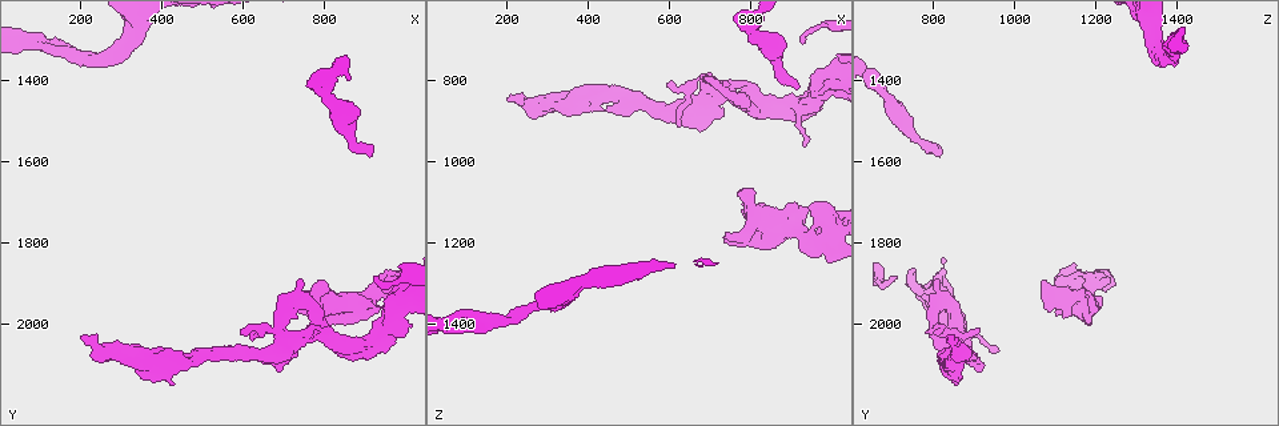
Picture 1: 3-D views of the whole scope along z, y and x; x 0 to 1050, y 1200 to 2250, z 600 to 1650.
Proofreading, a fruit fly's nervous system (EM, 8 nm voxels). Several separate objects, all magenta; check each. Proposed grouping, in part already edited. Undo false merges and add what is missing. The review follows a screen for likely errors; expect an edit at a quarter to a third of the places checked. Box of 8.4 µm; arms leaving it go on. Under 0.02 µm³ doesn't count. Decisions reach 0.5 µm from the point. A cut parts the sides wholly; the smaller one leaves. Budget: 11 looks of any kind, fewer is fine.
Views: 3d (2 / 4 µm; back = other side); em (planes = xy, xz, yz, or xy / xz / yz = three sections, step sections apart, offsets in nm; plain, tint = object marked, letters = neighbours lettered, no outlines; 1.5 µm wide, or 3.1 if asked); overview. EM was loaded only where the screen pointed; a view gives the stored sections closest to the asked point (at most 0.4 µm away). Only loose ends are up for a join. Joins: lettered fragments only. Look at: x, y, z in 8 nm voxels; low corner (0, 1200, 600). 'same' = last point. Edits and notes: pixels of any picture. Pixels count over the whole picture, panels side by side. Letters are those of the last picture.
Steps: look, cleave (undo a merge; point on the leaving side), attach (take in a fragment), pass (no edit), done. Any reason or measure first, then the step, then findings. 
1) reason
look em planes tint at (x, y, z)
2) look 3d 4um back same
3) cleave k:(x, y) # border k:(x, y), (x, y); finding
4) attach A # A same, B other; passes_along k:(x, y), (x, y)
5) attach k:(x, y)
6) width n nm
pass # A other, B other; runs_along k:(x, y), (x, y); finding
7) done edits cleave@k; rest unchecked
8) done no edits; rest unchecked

branch stops here
look em xy step 4 plain at (405, 2135, 855)

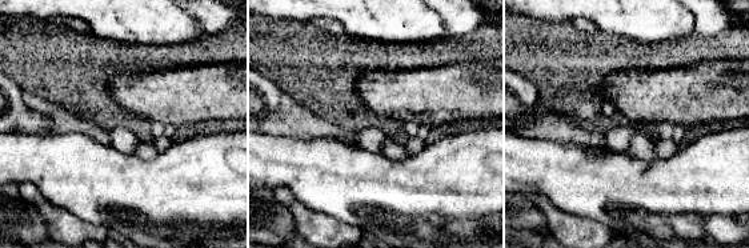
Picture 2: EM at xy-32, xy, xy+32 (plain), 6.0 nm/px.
look em xy step 4 tint same

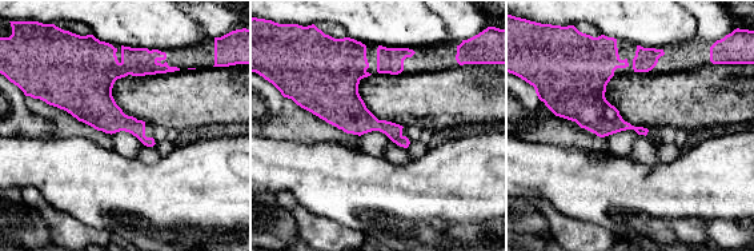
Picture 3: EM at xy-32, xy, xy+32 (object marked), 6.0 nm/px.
see the neighbours
look em xy step 4 letters same

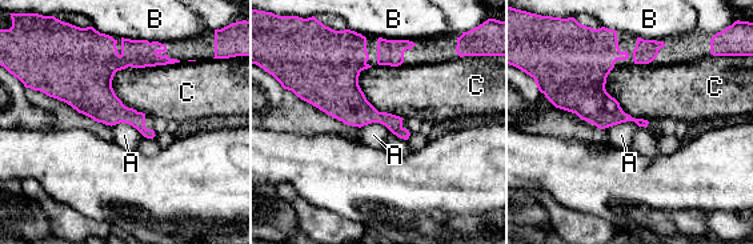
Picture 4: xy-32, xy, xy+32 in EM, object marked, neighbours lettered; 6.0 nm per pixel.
width 150 nm
pass # A other, B other, C other; no lettered fragment goes on from it

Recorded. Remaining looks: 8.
an open end
look 3d 2um at (780, 1895, 1060)

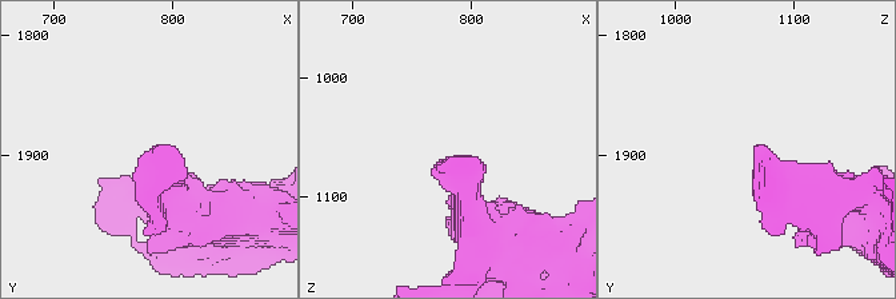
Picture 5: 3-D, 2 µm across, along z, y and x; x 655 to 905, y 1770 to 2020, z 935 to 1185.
look em xz step 4 plain at (784, 1898, 1066)

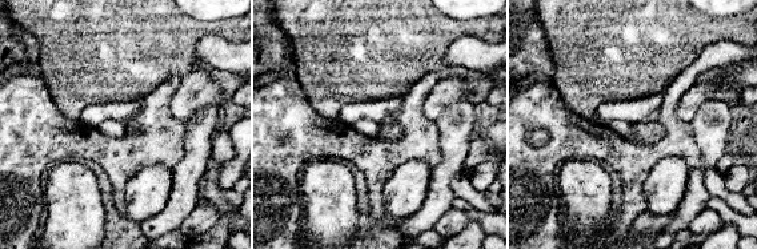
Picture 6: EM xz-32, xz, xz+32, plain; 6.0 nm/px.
look em xz step 4 letters same

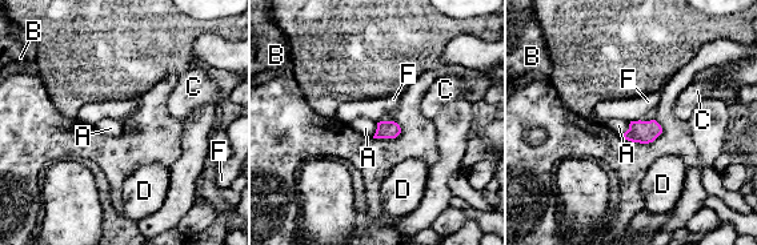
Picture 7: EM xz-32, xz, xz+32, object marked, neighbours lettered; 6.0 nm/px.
pass # A other, B other, C other, D other, F other; border 7:(639, 119), (629, 121); none of them fits

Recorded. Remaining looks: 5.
an open end
look 3d 4um at (915, 1580, 820)

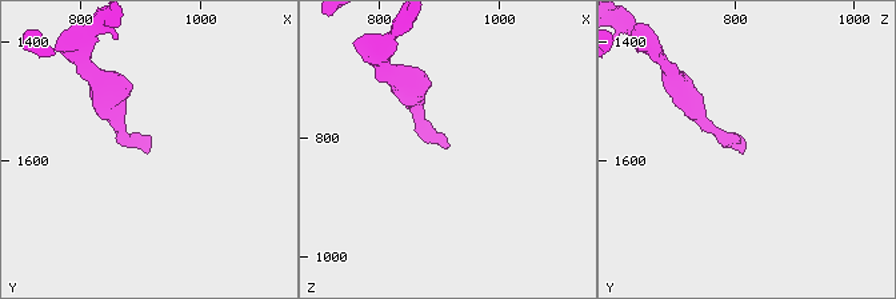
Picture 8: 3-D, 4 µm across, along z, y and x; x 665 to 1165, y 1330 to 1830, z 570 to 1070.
need the tissue
look em planes letters at (915, 1580, 820)

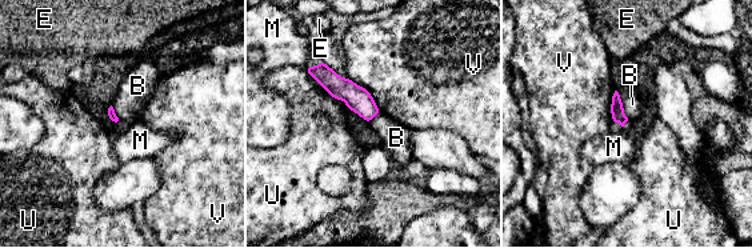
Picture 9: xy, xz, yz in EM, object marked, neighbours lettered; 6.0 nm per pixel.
pass # B other, E other, M other, U other, V other; runs_along 9:(312, 71), (323, 74), (374, 111); none of them fits

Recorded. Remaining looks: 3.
free end
look 3d 2um at (680, 2110, 925)

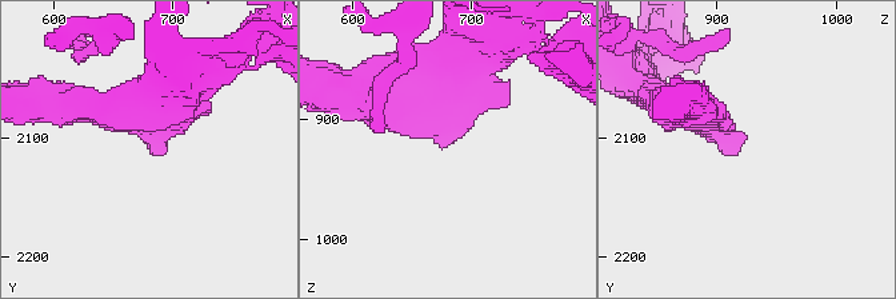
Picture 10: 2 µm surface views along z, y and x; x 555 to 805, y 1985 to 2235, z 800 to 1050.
need the tissue
look em planes letters at (676, 2102, 922)

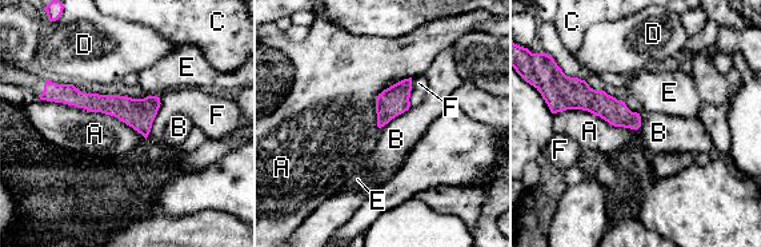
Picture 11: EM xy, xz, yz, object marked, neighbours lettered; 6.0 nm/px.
width 140 nm
pass # A other, B other, C other, D other, E other, F other; runs_along 11:(56, 95), (116, 106), (156, 104); none of them fits

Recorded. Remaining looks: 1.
done no edits; rest unchecked

